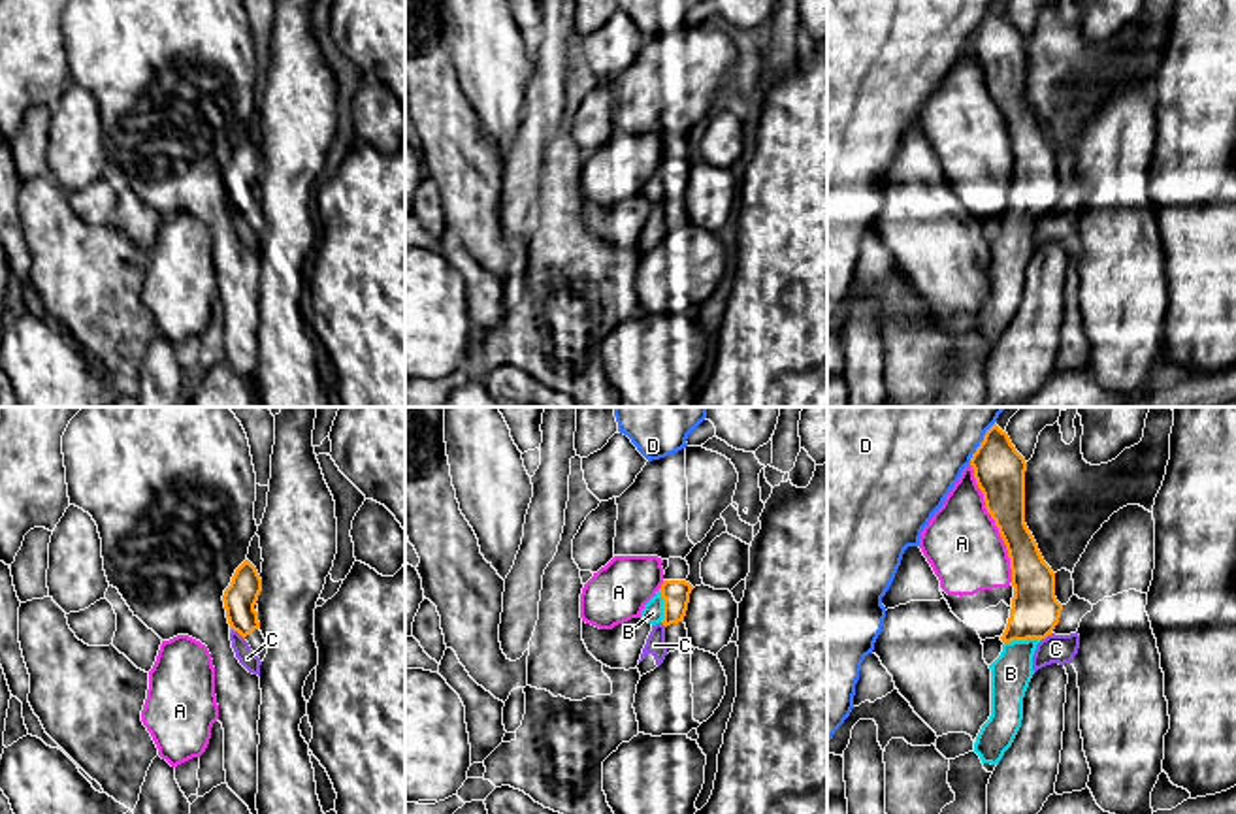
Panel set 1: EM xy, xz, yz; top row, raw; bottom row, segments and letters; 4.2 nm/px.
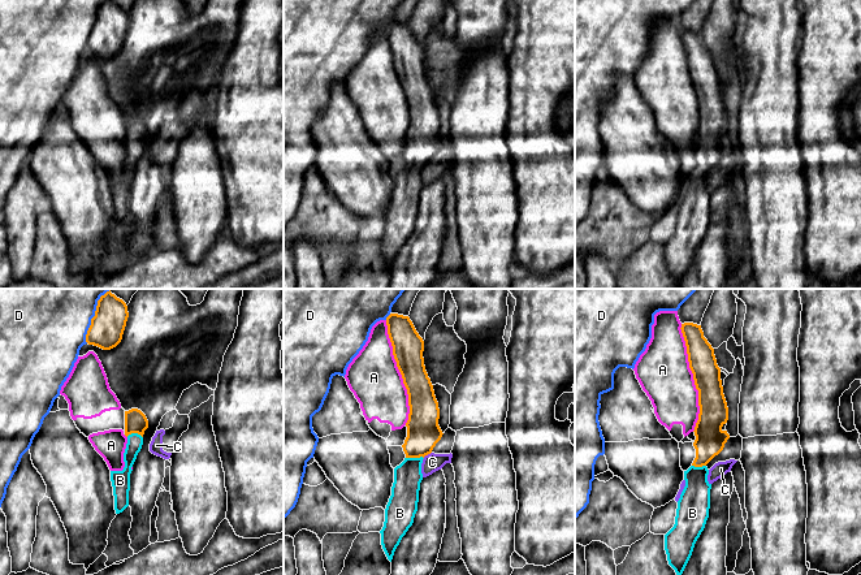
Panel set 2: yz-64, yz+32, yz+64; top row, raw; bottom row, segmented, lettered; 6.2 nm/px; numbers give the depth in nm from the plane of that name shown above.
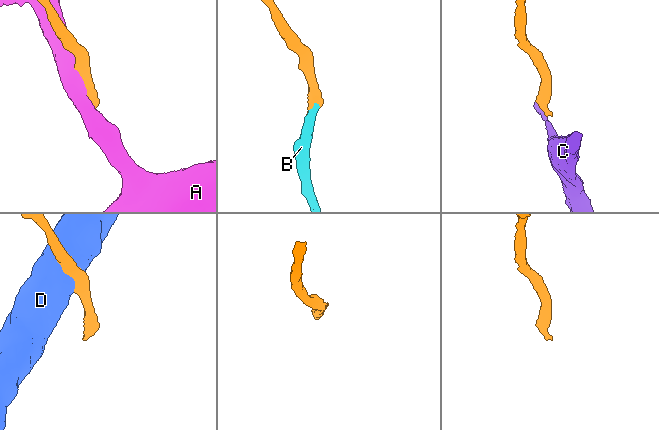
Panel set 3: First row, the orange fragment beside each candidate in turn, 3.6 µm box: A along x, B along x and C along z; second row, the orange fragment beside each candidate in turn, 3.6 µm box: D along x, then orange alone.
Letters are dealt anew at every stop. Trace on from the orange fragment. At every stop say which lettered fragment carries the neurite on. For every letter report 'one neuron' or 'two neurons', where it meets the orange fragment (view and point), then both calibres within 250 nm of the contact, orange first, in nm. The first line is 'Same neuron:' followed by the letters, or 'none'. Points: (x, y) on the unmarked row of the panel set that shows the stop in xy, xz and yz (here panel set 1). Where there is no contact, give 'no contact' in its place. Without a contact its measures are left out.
Same neuron: B
A: two neurons; meets orange in yz at (995, 100); 220 nm thick on the orange side, 320 nm on the other
B: one neuron; meets orange in yz at (1022, 217); 220 nm thick on the orange side, 180 nm on the other
C: two neurons; meets orange in xy at (238, 210); 140 nm thick on the orange side, 80 nm on the other
D: two neurons; meets orange in yz at (980, 21); 220 nm thick on the orange side, 320 nm on the other

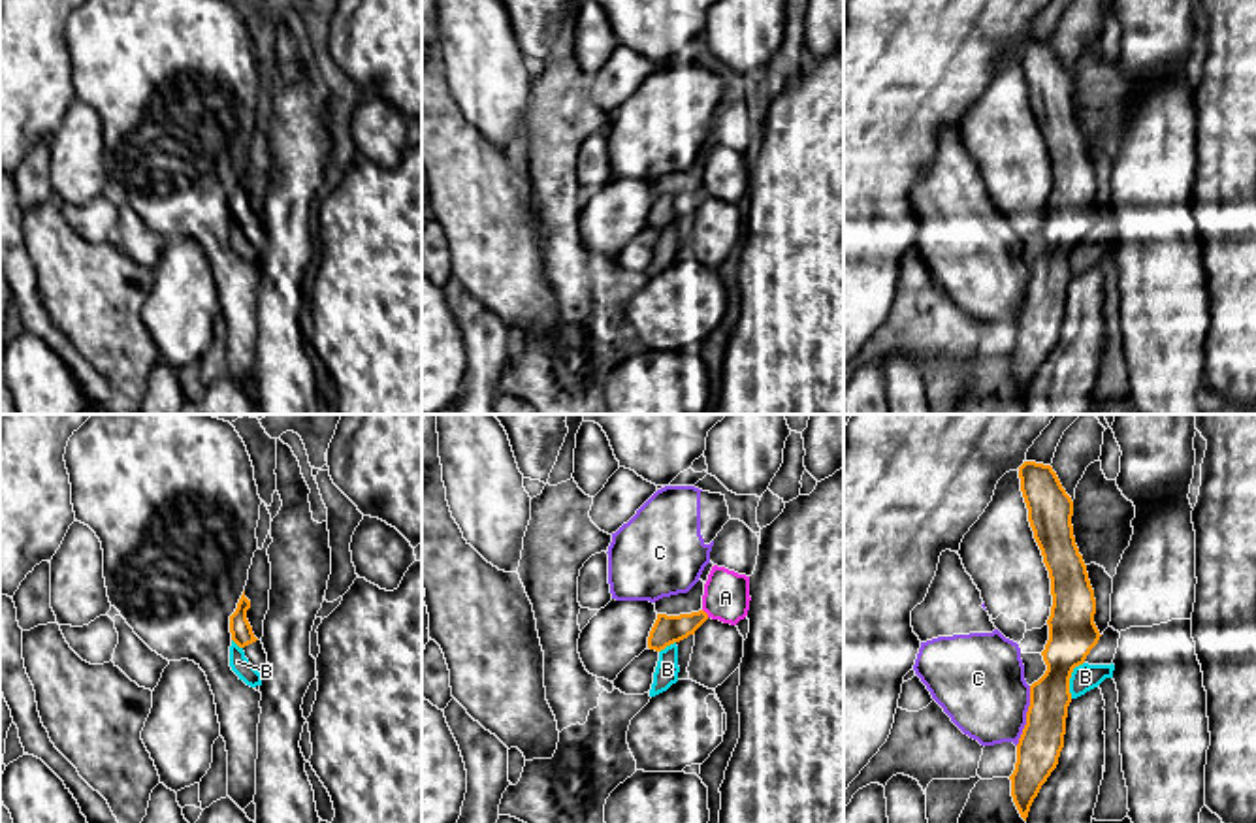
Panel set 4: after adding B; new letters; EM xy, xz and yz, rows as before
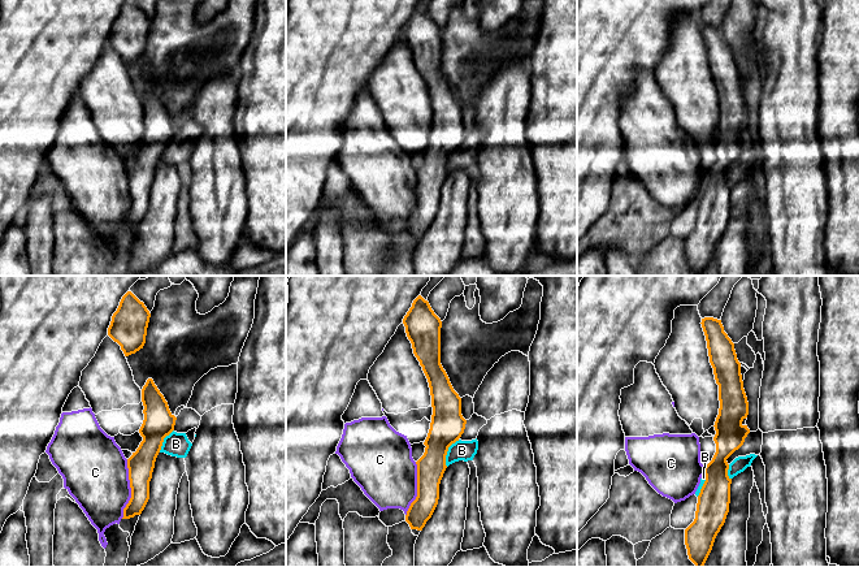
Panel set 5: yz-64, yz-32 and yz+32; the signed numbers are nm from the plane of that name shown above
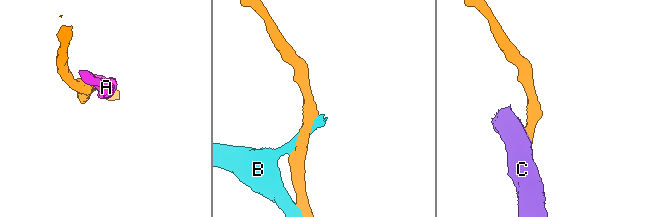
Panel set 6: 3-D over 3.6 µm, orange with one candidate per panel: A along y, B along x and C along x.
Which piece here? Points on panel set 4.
Same neuron: none
A: two neurons; meets orange in xz at (705, 191); 130 nm thick on the orange side, 190 nm on the other
B: two neurons; meets orange in yz at (1070, 255); 200 nm thick on the orange side, 120 nm on the other
C: two neurons; meets orange in yz at (1027, 294); 190 nm thick on the orange side, 380 nm on the other

